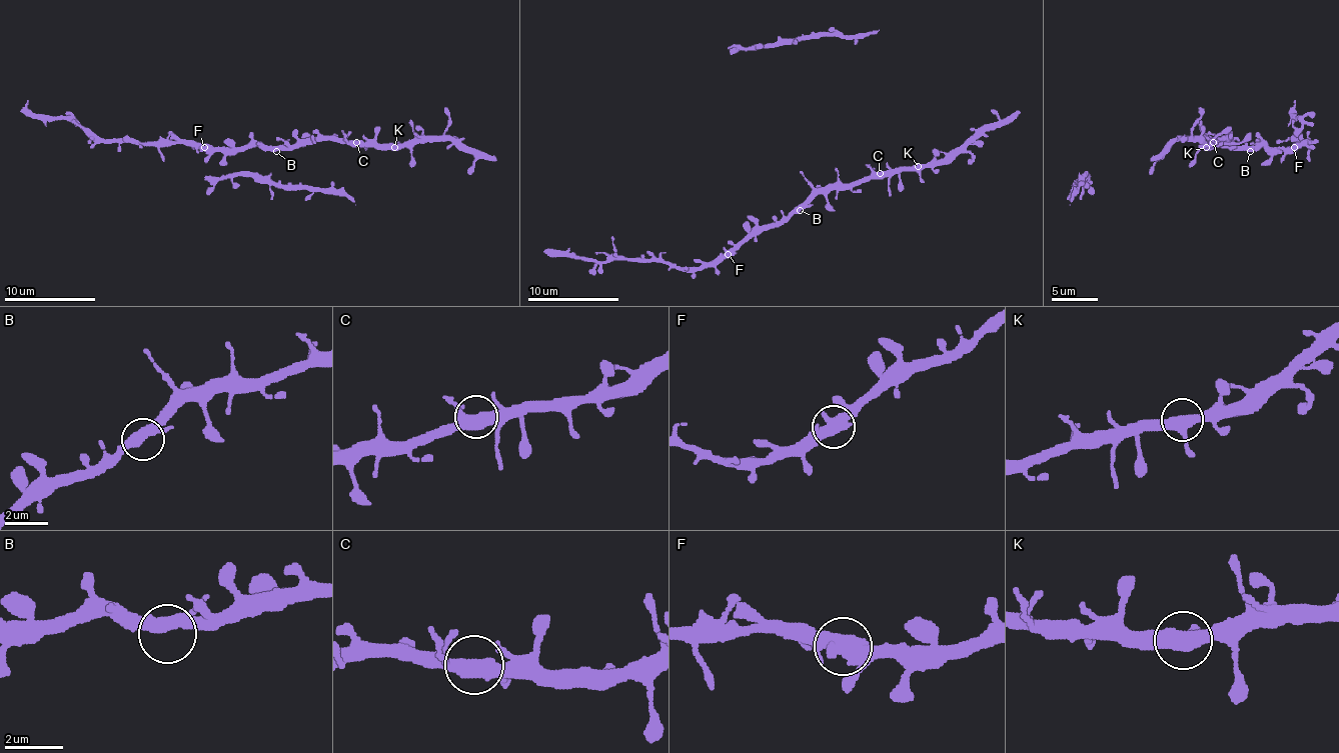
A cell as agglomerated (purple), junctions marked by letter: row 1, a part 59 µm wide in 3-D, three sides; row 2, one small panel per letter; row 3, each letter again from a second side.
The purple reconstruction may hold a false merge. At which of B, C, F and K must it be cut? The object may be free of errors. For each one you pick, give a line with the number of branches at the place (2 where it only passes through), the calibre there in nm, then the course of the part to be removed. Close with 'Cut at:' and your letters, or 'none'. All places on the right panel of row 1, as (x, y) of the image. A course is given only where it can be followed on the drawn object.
Cut at: none

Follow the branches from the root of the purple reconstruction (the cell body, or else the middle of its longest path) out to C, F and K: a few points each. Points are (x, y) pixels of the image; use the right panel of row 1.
C: (1247, 147), (1236, 147), (1229, 140), (1213, 142)
F: (1247, 147), (1293, 147)
K: (1247, 147), (1236, 147), (1229, 140), (1220, 140), (1206, 147)

